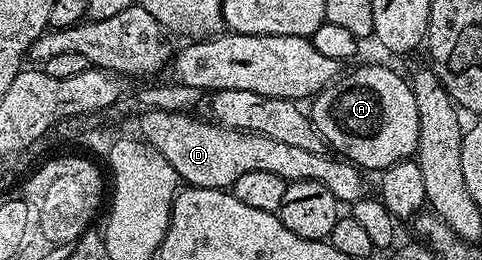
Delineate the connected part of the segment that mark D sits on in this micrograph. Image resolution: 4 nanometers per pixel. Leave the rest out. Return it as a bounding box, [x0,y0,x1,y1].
[138,109,365,205]

